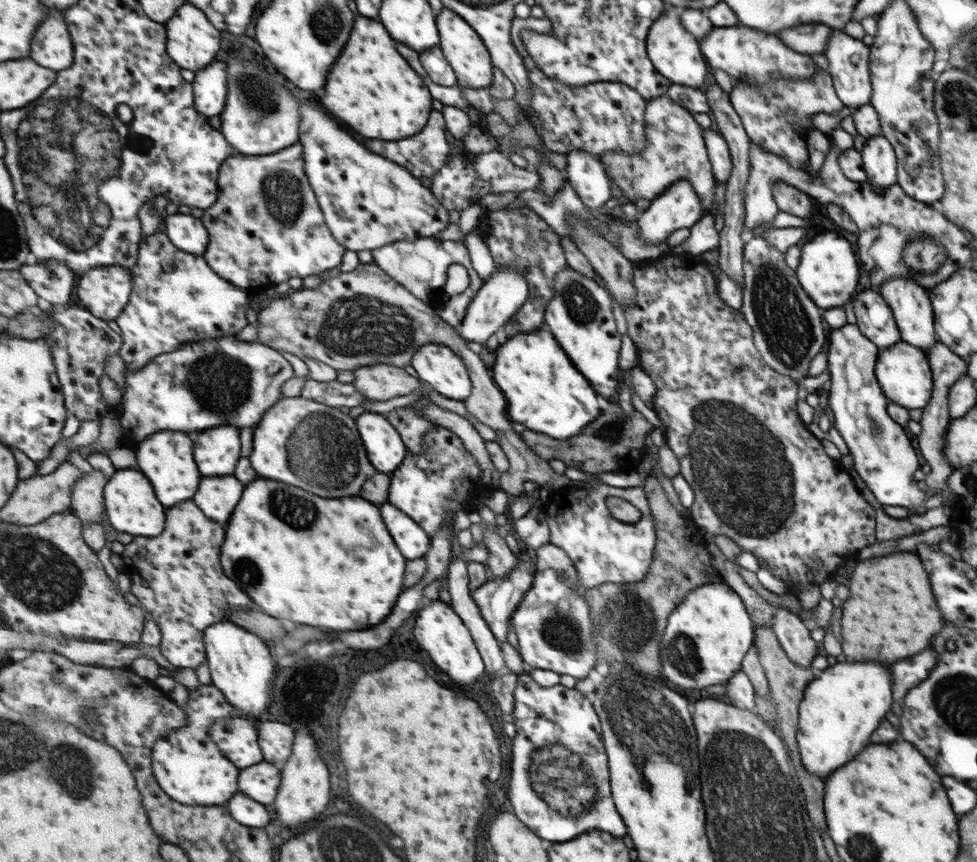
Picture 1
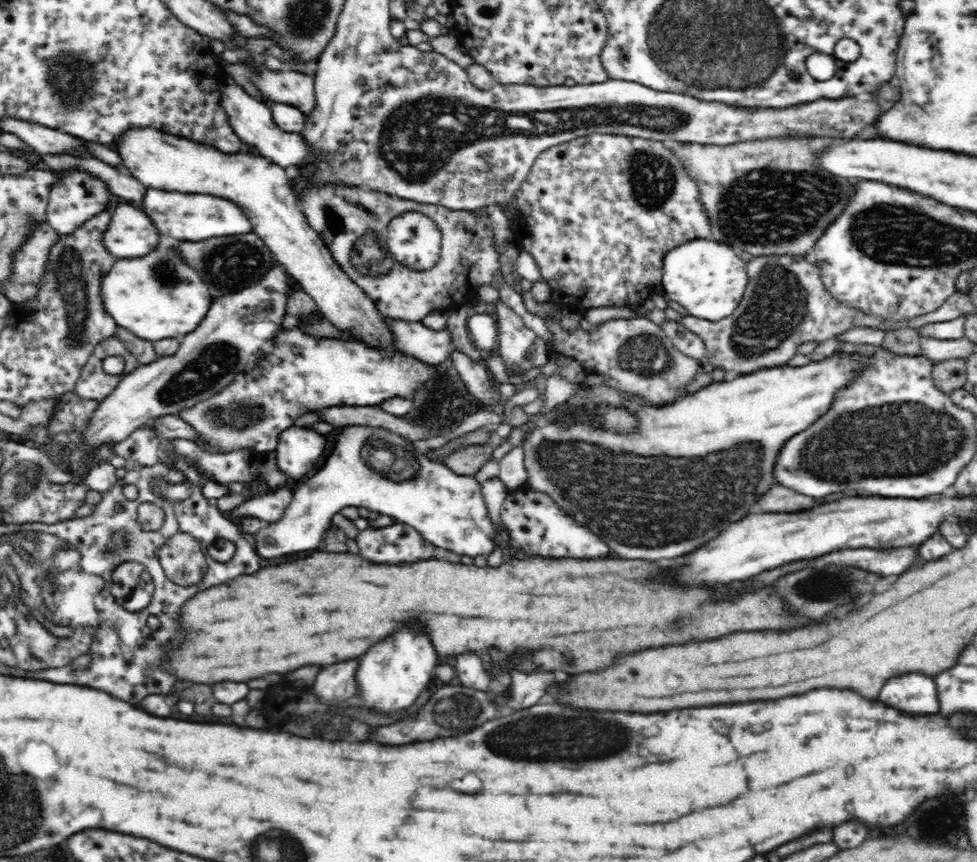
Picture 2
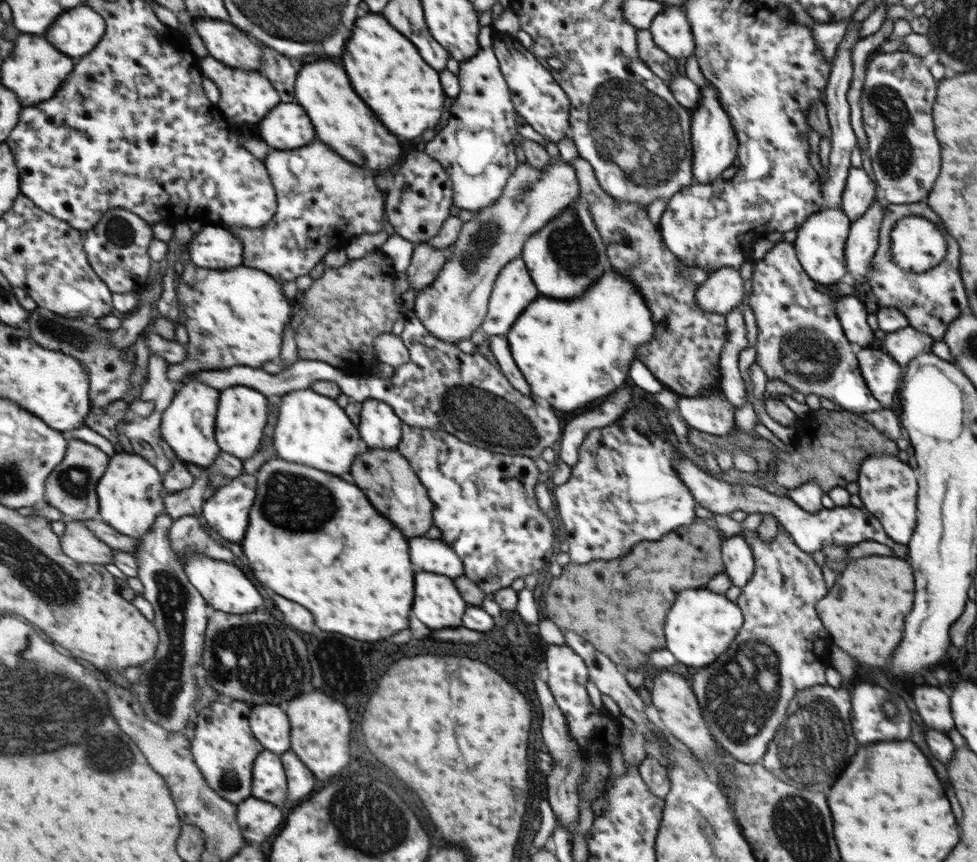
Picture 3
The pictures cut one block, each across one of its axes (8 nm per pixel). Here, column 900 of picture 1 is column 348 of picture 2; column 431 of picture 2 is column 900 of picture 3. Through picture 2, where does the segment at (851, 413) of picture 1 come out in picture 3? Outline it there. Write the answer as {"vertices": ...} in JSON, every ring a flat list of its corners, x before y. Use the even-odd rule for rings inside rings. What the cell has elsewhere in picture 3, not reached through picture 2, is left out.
{"vertices":[[873,452,863,458,857,472,857,496,863,502,863,510,871,512,883,526,885,534,901,544,909,544,917,526,917,494,919,484,915,484,915,474,911,466,899,462,893,454]]}

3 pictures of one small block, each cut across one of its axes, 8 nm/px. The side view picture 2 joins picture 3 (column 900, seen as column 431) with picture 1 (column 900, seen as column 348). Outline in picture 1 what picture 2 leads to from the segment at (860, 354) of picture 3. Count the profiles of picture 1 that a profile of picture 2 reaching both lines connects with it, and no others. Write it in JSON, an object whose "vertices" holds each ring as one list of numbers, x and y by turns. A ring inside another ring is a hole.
{"vertices":[[903,342,881,350,881,364,877,364,877,380,881,380,881,388,889,392,889,402,905,408,907,412,923,410,933,392,933,376,927,354]]}

